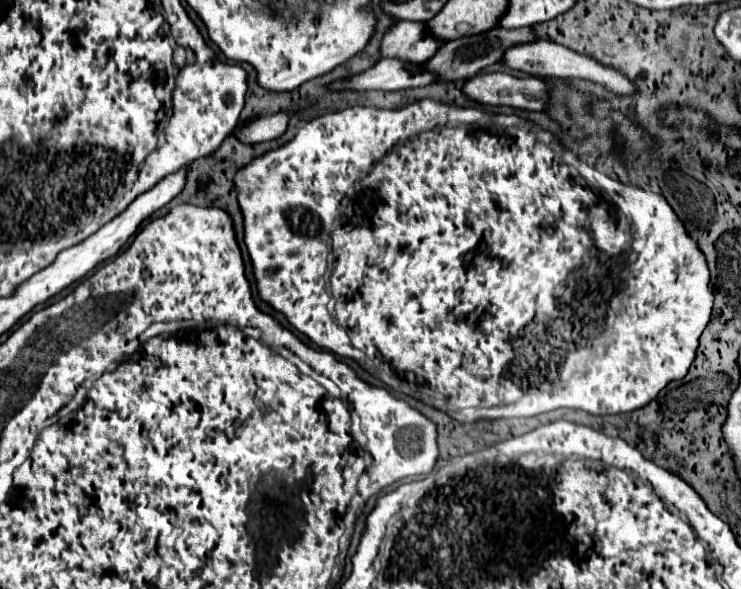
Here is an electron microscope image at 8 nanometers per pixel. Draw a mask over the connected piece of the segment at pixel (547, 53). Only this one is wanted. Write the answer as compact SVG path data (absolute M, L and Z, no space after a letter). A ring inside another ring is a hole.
M537 39L537 41L531 41L531 43L519 43L519 45L509 47L503 53L503 59L499 63L503 67L517 69L517 71L523 71L523 73L529 73L529 75L555 77L555 79L587 79L587 81L605 85L609 91L615 91L617 95L625 95L625 93L631 93L635 89L623 75L619 75L619 71L615 71L611 67L603 67L601 63L597 63L591 57L579 55L579 53L559 45L559 43L551 43L551 41L543 41L543 39Z

